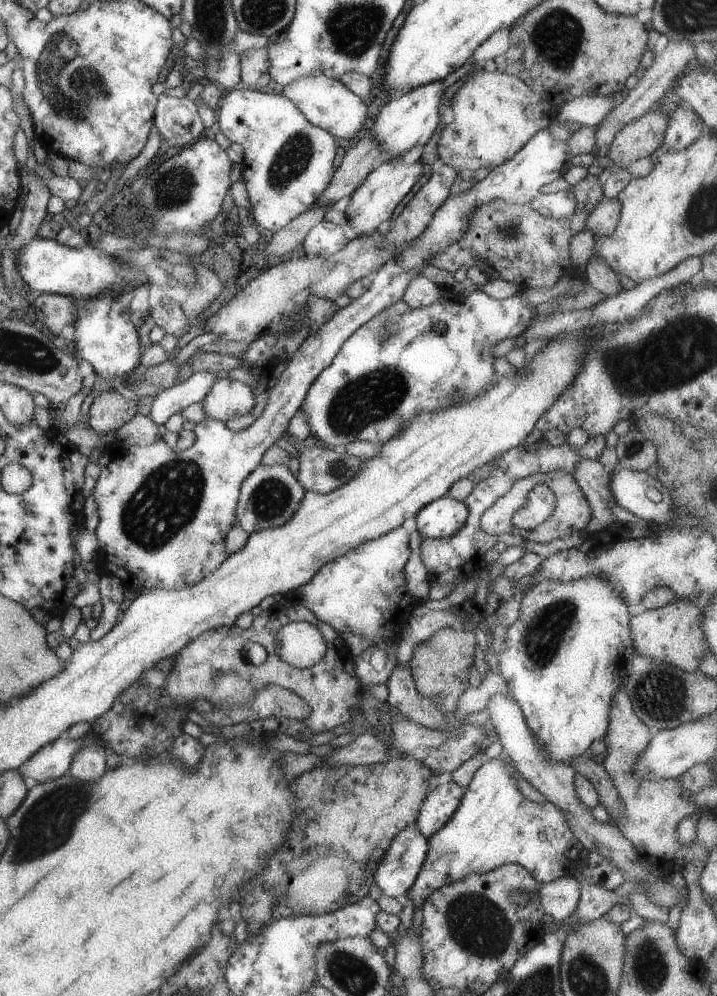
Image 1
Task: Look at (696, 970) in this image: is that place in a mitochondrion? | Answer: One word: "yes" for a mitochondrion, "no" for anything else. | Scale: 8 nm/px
no

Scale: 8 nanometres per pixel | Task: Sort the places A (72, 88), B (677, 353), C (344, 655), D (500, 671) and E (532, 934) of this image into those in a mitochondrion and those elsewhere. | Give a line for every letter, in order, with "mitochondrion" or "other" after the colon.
A: mitochondrion
B: mitochondrion
C: other
D: other
E: mitochondrion

